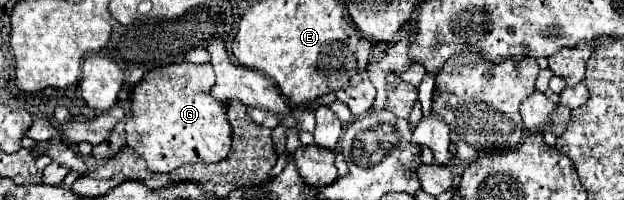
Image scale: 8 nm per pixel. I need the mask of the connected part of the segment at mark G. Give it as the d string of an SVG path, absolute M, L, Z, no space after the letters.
M170 64L148 72L132 90L132 120L126 124L126 142L146 160L152 172L172 172L182 164L220 162L232 144L232 126L226 118L226 104L210 96L214 70L210 64Z

